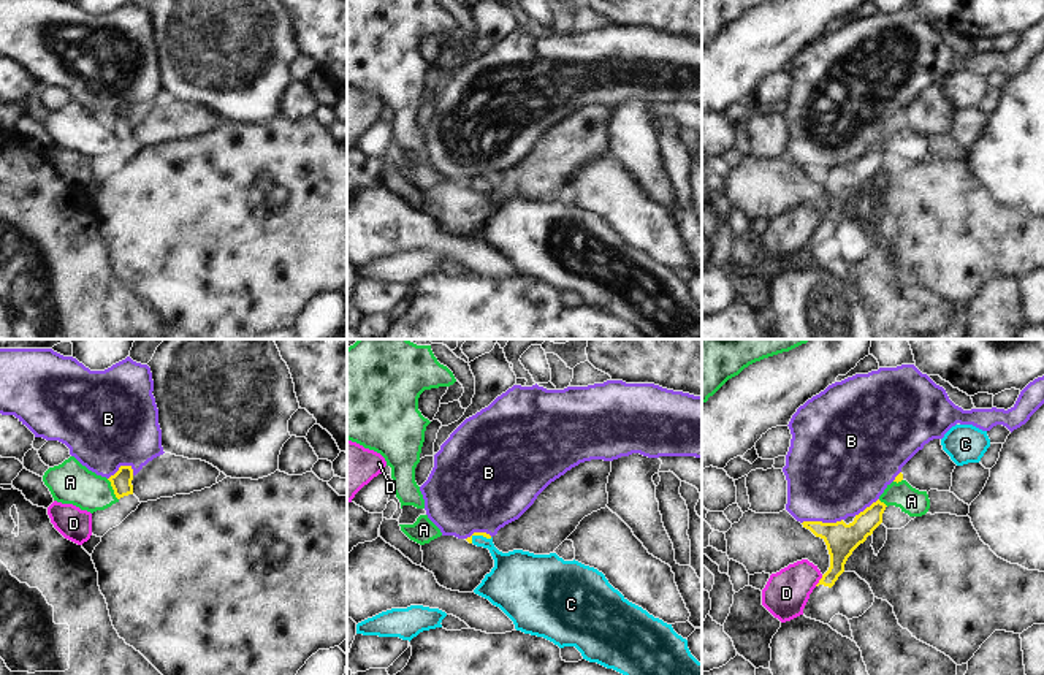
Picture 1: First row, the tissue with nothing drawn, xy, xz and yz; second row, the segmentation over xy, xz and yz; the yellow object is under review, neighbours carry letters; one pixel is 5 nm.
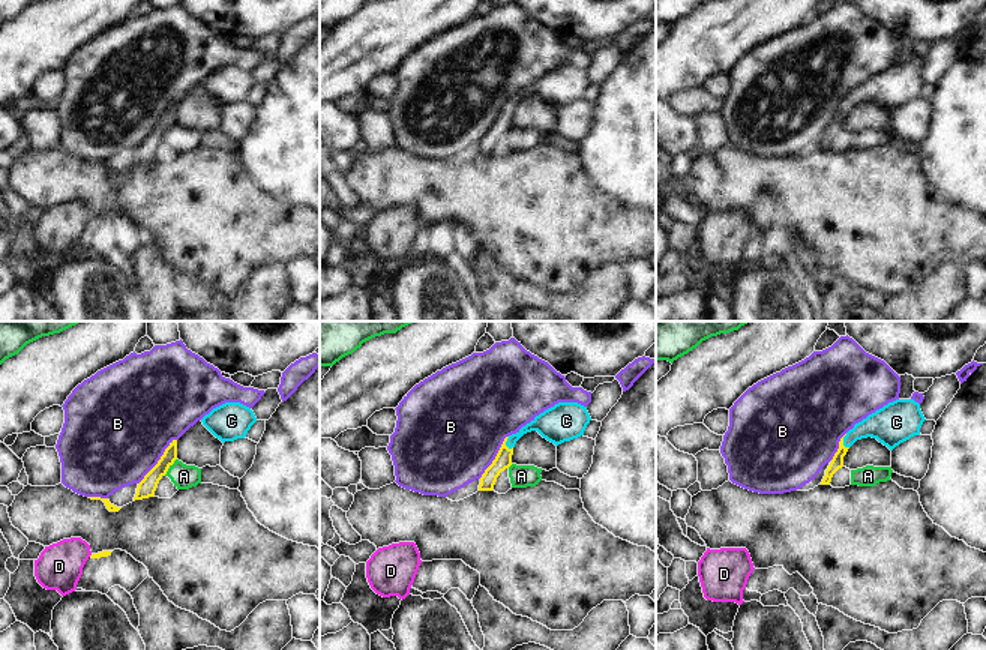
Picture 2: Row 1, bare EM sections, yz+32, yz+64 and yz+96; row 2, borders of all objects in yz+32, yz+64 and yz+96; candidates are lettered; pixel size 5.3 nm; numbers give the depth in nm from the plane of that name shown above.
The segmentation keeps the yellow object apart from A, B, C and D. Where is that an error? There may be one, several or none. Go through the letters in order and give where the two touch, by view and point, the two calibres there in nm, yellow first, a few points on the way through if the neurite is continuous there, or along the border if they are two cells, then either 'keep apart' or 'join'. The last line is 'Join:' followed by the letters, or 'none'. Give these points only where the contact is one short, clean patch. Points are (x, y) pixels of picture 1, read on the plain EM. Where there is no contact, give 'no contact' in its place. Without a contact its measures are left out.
A: contact xy (113, 133); calibres 110 and 220 nm; border xy (106, 124), (118, 144); keep apart
B: contact yz (821, 167); calibres 170 and 460 nm; keep apart
C: contact xz (479, 179); calibres 30 and 200 nm; way xz (469, 184), (479, 179), (512, 216); join
D: contact yz (819, 225); calibres 170 and 220 nm; border yz (823, 221), (815, 230); keep apart
Join: C

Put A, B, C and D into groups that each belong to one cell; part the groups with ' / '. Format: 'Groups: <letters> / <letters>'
Groups: A / B / C / D

